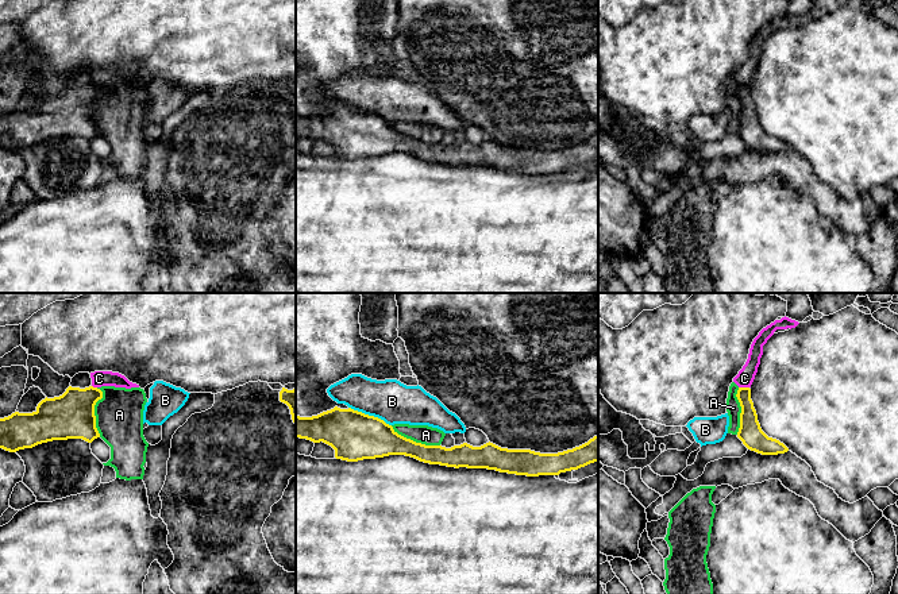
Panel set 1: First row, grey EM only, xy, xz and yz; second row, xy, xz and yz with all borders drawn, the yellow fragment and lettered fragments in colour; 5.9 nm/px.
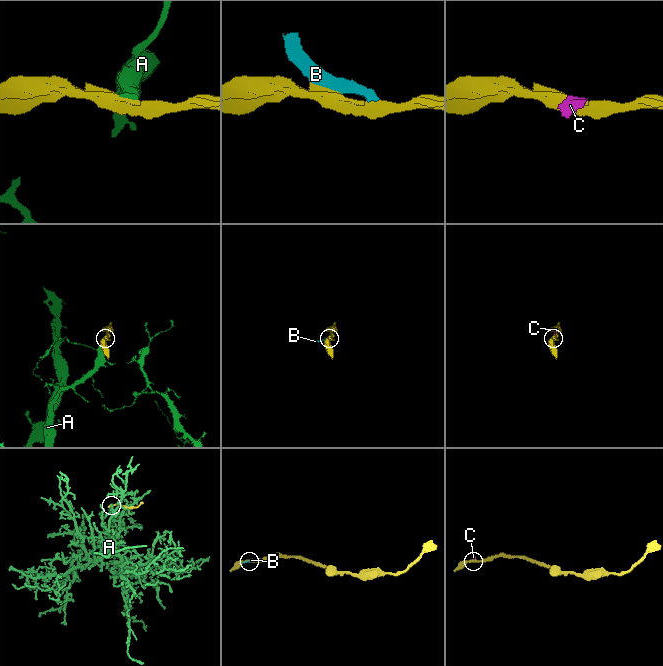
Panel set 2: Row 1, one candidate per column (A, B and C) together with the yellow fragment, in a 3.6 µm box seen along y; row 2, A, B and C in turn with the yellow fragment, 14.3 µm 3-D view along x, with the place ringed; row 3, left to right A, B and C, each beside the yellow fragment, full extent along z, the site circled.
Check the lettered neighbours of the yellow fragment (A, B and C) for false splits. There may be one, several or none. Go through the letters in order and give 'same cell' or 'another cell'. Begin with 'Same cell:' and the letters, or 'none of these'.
Same cell: none of these
A: another cell
B: another cell
C: another cell

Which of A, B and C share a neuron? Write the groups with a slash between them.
A C / B

